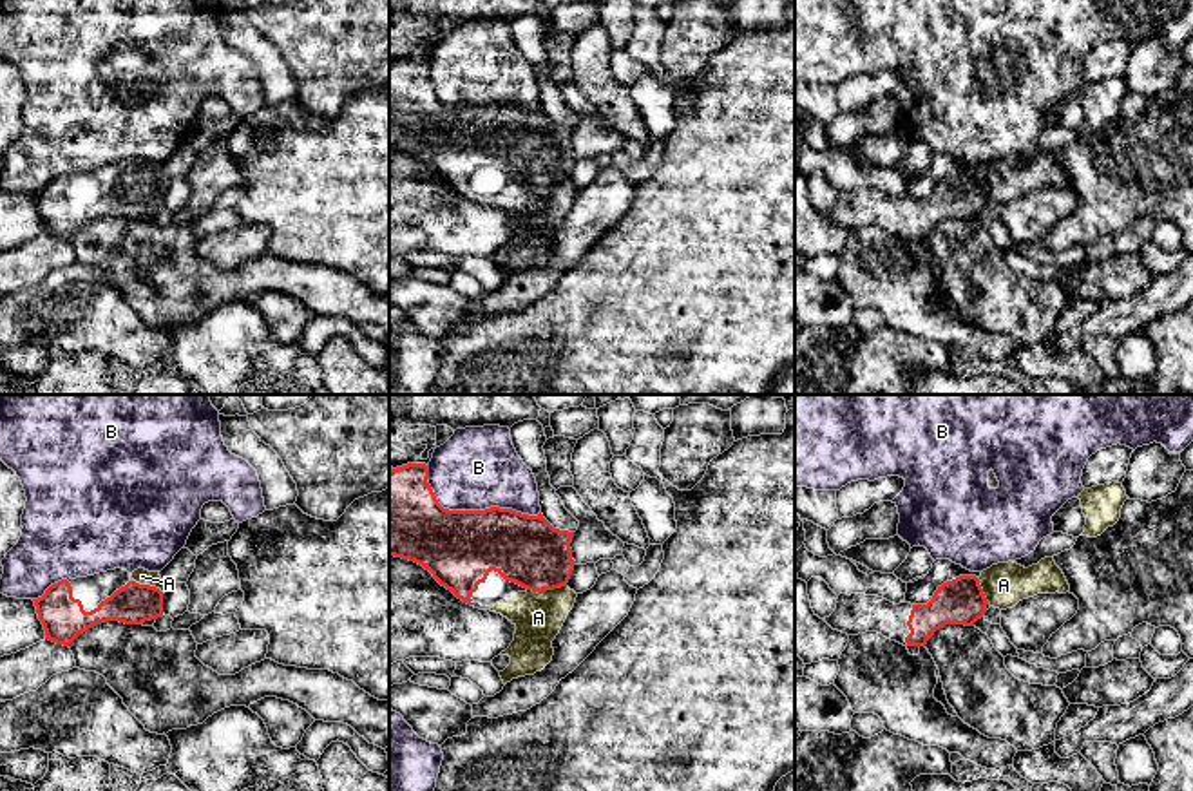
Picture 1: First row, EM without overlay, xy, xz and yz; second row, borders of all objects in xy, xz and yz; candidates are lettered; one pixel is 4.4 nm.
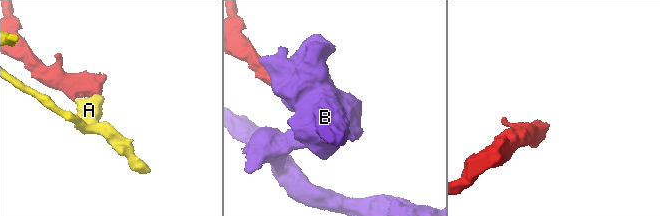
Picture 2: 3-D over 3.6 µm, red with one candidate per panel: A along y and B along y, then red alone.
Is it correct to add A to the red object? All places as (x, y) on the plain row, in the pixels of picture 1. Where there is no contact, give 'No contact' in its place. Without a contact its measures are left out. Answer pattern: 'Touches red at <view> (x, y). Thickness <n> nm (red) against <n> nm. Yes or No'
Touches red at xz (545, 183). Thickness 300 nm (red) against 220 nm. Yes

